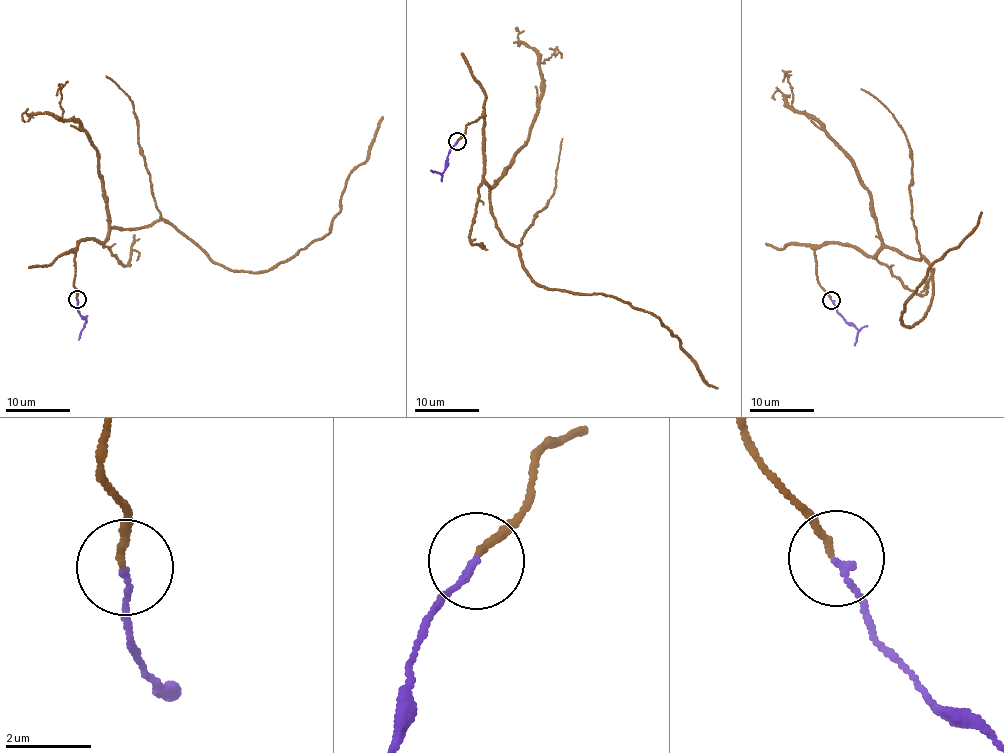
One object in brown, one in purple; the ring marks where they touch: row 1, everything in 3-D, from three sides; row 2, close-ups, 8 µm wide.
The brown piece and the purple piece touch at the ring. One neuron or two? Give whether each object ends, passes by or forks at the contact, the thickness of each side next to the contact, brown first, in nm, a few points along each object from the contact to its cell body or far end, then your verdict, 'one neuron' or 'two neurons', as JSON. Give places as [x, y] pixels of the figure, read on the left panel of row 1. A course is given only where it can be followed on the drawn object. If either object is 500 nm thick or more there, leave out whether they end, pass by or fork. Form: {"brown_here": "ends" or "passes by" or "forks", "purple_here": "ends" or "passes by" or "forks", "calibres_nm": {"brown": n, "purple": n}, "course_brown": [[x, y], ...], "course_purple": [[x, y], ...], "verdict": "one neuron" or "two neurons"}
{"brown_here": "ends", "purple_here": "ends", "calibres_nm": {"brown": 140, "purple": 150}, "course_brown": [[76, 299], [79, 242], [162, 219], [229, 269], [259, 273], [286, 262], [330, 231], [382, 116]], "course_purple": [[77, 299], [77, 307], [85, 323], [78, 340]], "verdict": "one neuron"}

